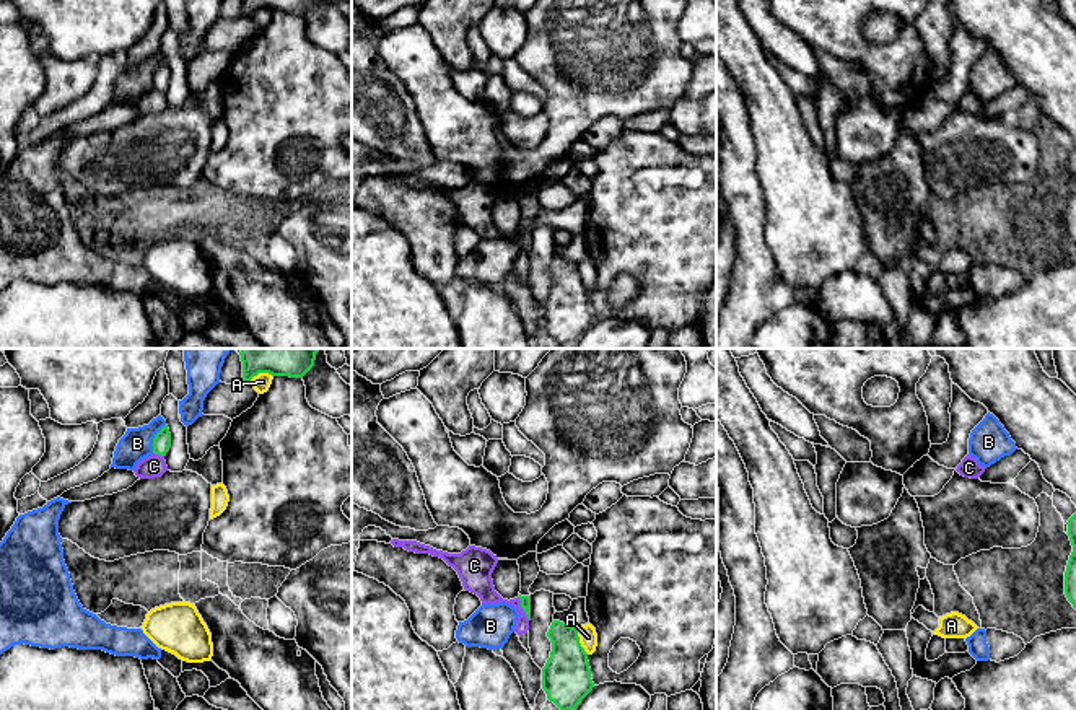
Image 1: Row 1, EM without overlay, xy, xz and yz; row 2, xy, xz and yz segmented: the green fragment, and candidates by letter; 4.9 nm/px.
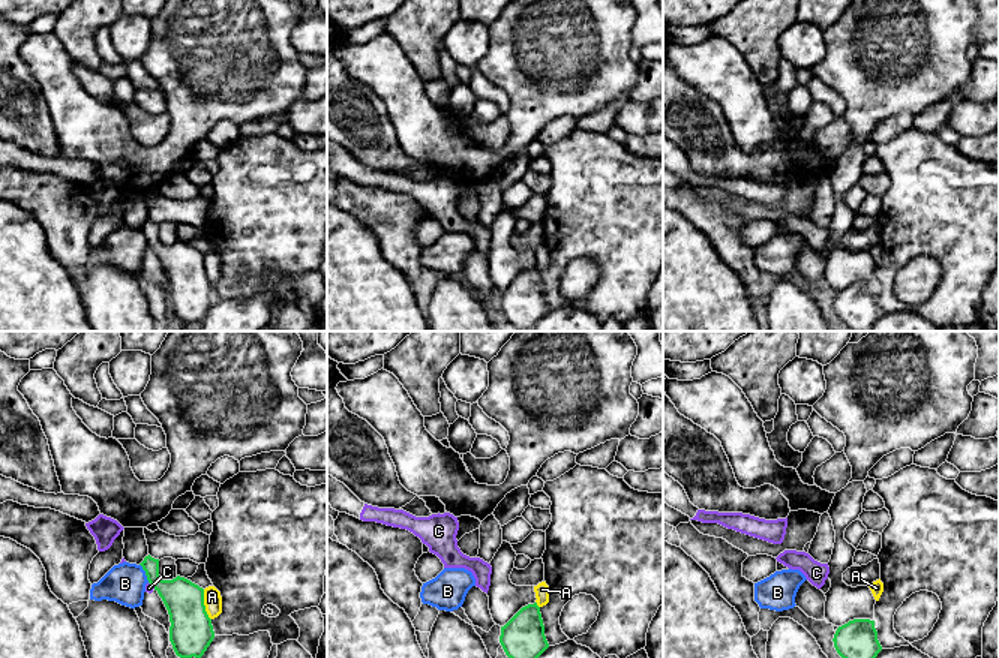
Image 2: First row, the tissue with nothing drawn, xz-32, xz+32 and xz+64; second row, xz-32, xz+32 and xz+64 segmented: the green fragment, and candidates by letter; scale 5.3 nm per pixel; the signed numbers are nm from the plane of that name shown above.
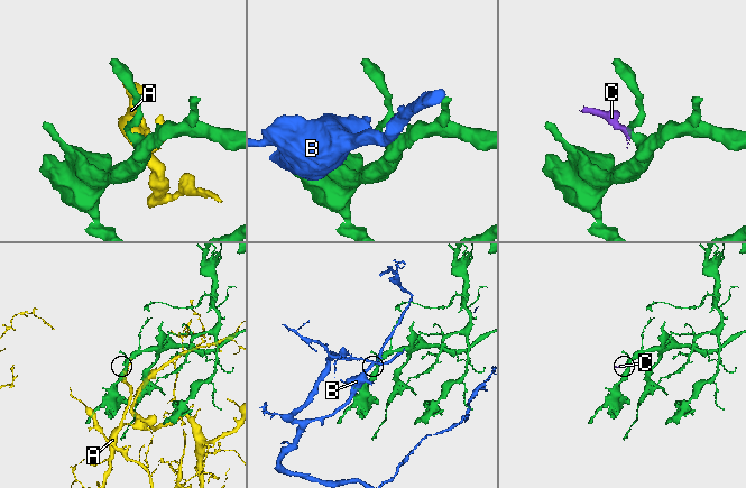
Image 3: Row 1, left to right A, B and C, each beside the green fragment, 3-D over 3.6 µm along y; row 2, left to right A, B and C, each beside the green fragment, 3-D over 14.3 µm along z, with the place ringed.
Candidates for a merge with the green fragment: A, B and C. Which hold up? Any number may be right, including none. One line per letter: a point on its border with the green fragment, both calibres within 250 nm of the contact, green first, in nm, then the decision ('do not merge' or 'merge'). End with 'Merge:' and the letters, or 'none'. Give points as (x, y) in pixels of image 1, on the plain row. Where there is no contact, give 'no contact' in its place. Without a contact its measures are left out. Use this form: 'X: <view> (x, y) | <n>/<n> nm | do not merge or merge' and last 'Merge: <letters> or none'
A: xz (578, 277) | 240/90 nm | do not merge
B: xy (153, 74) | 90/160 nm | do not merge
C: xz (521, 241) | 50/130 nm | do not merge
Merge: none

